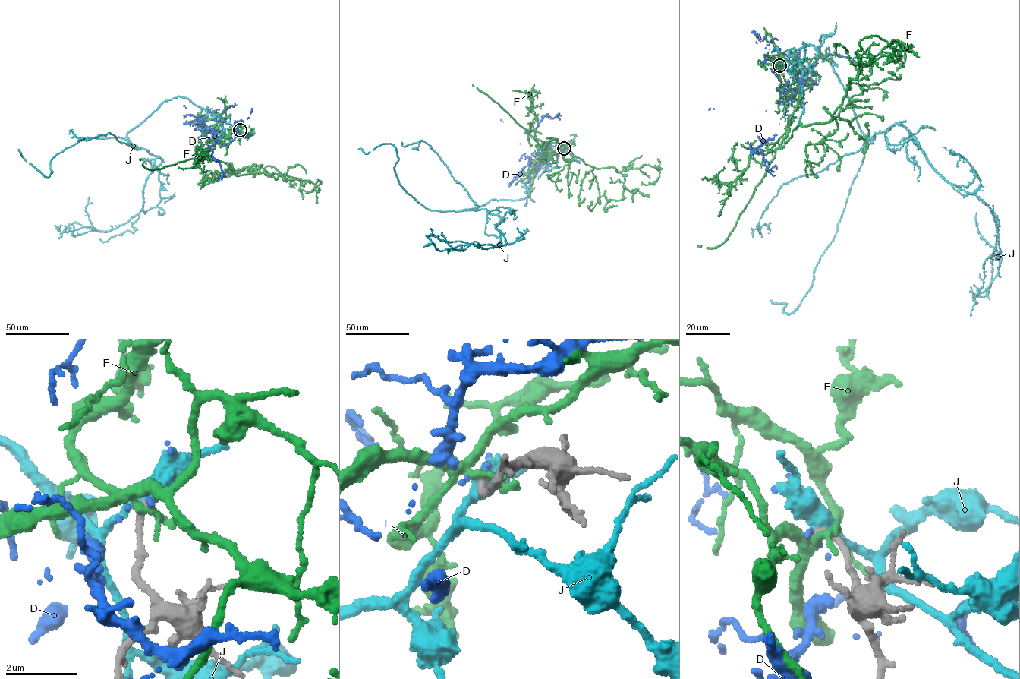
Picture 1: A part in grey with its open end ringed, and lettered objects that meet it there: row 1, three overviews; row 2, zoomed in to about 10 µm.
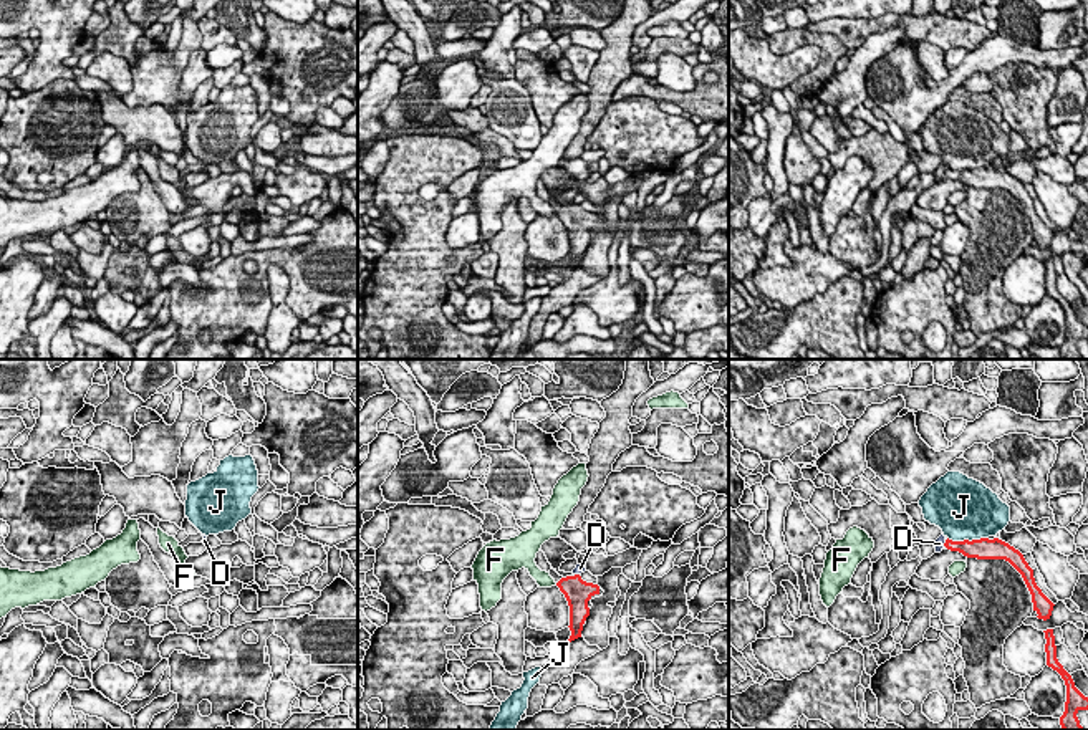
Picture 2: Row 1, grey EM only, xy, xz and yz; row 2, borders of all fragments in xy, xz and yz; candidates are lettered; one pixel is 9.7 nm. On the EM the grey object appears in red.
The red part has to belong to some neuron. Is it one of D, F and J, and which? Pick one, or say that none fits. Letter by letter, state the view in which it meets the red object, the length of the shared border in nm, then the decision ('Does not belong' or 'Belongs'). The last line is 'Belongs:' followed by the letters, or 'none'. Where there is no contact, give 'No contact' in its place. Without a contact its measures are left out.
D: Touches red in yz. Shared border 70 nm. Does not belong
F: No contact. Does not belong
J: Touches red in yz. Shared border 400 nm. Does not belong
Belongs: none

